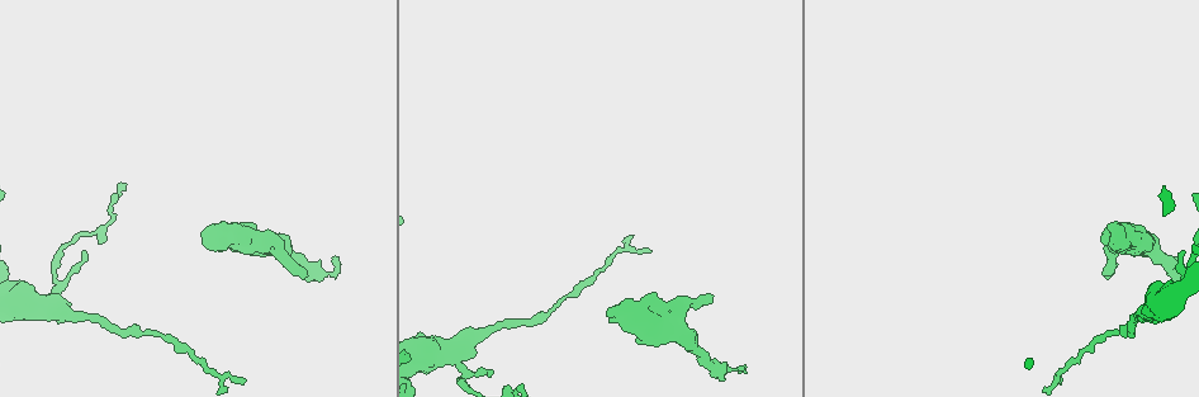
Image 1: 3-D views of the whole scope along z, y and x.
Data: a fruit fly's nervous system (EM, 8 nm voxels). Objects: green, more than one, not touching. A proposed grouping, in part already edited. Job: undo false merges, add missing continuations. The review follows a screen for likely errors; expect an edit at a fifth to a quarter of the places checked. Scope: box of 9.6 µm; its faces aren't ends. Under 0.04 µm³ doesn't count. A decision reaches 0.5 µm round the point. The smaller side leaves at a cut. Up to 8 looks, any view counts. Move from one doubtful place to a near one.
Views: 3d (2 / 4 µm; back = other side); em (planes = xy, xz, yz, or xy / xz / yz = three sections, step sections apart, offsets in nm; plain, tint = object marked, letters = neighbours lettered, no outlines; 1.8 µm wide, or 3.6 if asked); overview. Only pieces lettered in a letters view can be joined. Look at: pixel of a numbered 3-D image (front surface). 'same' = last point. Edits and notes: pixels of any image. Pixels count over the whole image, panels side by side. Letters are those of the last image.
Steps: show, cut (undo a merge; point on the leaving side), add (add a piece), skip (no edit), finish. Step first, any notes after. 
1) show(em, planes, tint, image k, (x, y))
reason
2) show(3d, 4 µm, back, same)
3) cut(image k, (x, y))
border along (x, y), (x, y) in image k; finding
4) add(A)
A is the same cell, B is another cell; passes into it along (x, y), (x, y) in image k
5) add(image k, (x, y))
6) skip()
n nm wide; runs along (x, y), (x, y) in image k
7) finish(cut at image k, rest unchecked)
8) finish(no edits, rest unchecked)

show(em, planes, letters, image 1, (334, 259))
an open end

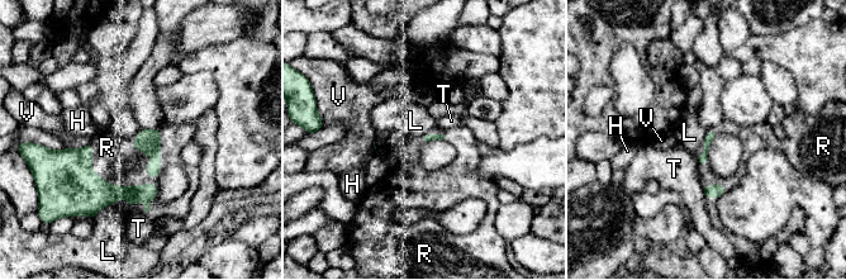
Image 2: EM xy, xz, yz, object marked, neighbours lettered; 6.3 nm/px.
add(R)
R is the same cell, H, L, T and V are other cells; the neuron continues

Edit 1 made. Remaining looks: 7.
show(overview)
redraw

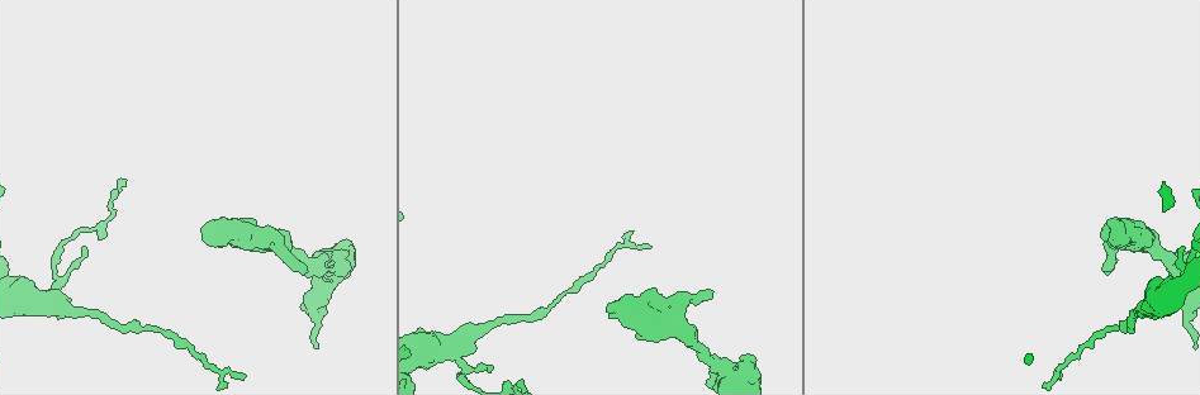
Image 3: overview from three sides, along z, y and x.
show(3d, 2 µm, image 3, (625, 326))
an open end

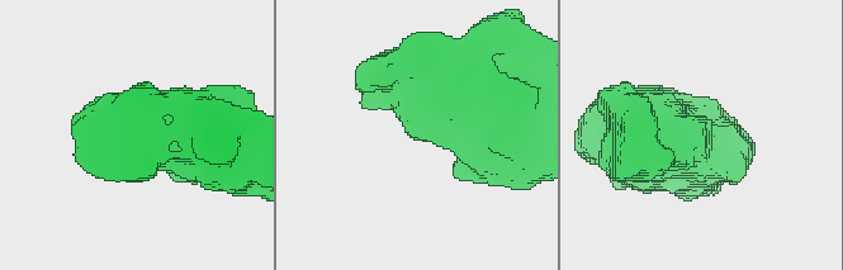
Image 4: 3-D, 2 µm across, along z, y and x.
show(em, xz, step 8, letters, image 4, (704, 120))

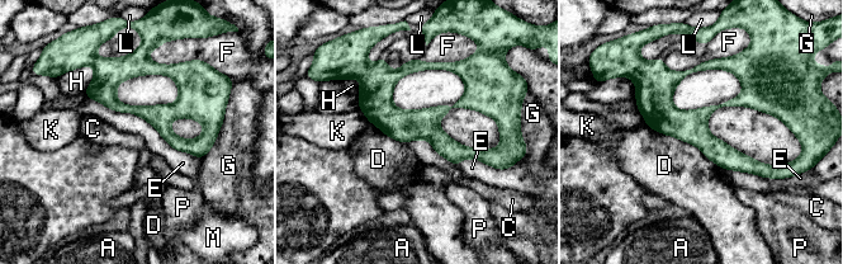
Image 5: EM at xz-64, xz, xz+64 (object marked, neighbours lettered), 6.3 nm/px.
show(em, planes, letters, same)
cut it another way

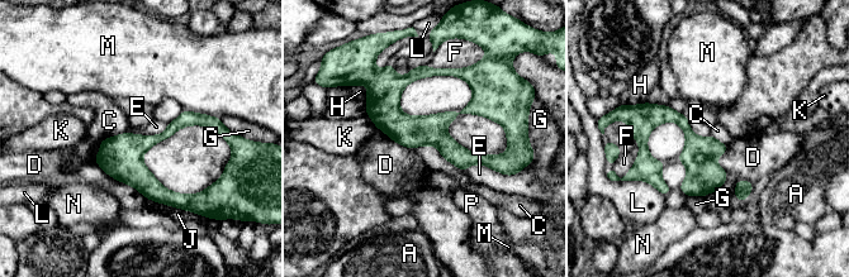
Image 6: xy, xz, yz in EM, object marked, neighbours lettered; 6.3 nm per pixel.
skip()
200 nm wide; A, C, D, E, F, G, H, J, K, L, M, N and P are other cells; runs along (371, 85), (406, 124), (468, 109), (498, 119) in image 6; no lettered piece goes on from it

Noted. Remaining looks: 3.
show(3d, 2 µm, image 3, (1102, 270))
branch stops here

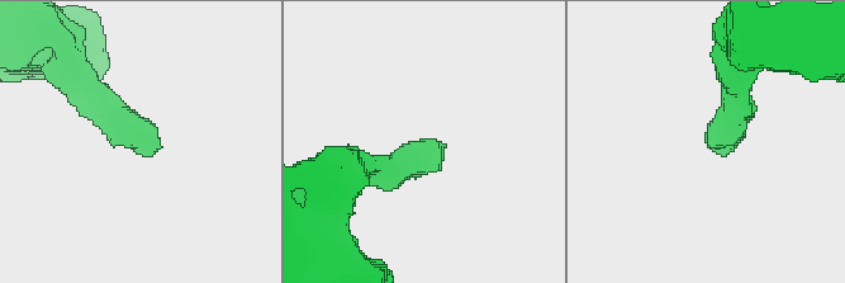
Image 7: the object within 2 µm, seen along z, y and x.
show(em, xz, step 4, tint, image 7, (711, 145))

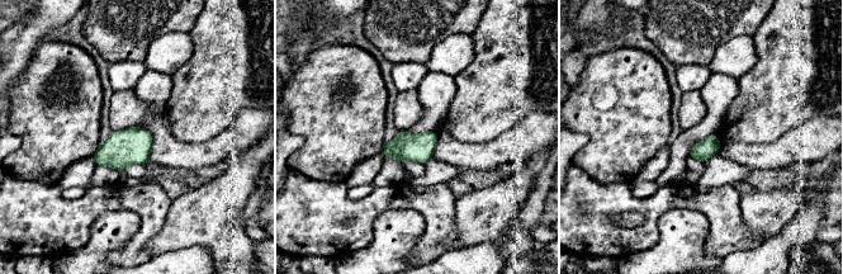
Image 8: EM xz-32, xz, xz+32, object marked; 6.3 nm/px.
show(em, xz, step 4, letters, same)
see the neighbours

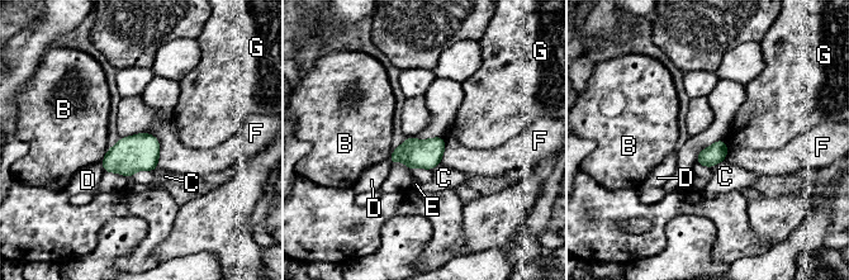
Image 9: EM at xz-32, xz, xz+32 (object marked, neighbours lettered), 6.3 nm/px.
skip()
F touches over 220 nm; B, C, D, E, F and G are other cells; no lettered piece goes on from it

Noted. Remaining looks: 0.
finish(add at image 2, rest unchecked)

